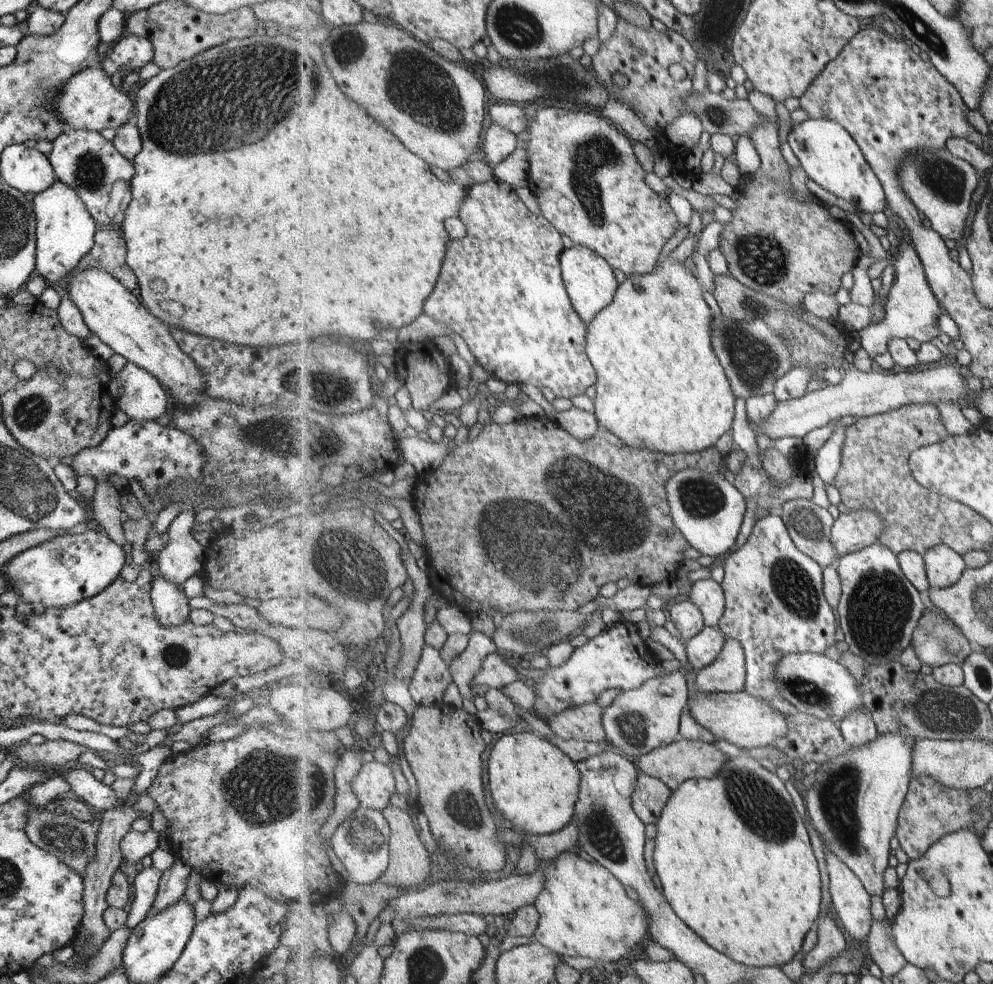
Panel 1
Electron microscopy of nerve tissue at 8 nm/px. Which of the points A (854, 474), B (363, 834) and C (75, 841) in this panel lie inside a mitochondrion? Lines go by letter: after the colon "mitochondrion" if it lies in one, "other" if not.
A: other
B: mitochondrion
C: mitochondrion

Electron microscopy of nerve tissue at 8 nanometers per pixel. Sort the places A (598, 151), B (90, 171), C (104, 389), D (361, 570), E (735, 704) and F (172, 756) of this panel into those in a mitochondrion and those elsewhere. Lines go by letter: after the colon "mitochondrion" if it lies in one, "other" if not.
A: mitochondrion
B: mitochondrion
C: other
D: mitochondrion
E: other
F: other

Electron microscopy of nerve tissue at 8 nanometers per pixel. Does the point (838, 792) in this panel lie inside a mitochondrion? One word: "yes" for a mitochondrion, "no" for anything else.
yes

